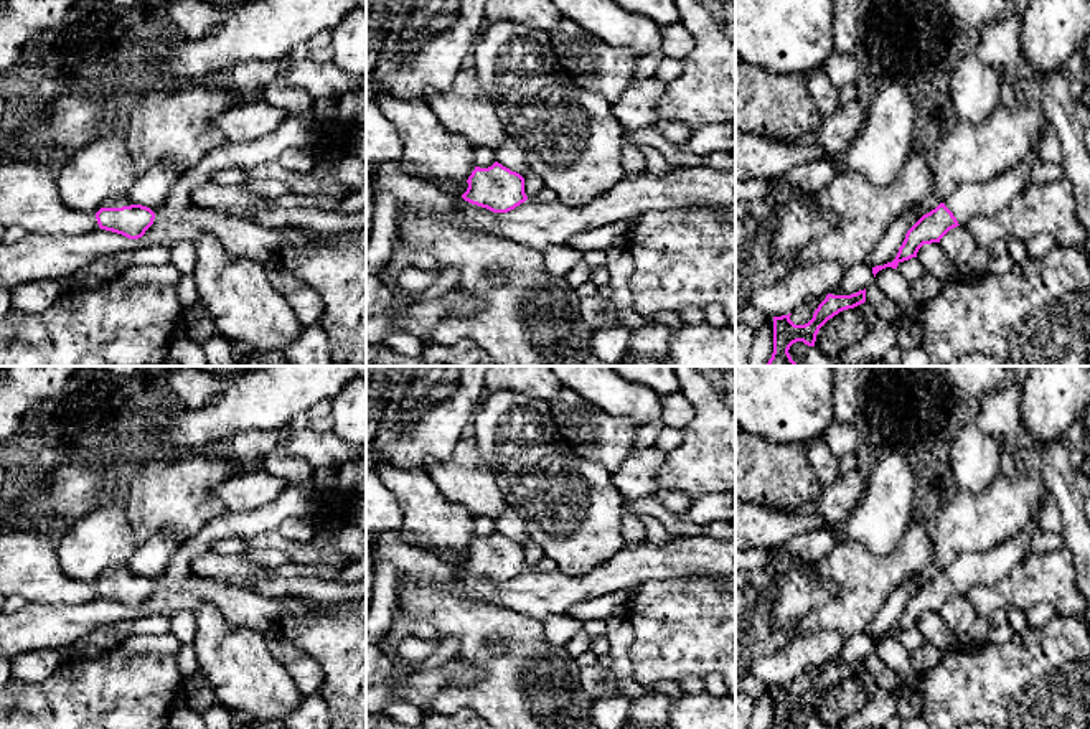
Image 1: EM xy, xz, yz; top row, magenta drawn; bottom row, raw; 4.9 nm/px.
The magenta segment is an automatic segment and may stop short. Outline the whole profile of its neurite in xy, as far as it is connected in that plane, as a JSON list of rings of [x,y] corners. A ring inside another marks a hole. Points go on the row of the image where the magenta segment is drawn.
[[[127,195],[107,198],[96,213],[101,229],[139,239],[153,224],[155,213],[142,205],[134,205]]]

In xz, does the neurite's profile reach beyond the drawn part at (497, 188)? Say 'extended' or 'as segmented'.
as segmented

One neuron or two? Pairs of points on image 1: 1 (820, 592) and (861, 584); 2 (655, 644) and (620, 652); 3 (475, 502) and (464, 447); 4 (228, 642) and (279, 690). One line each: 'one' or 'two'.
1: two
2: two
3: one
4: one

